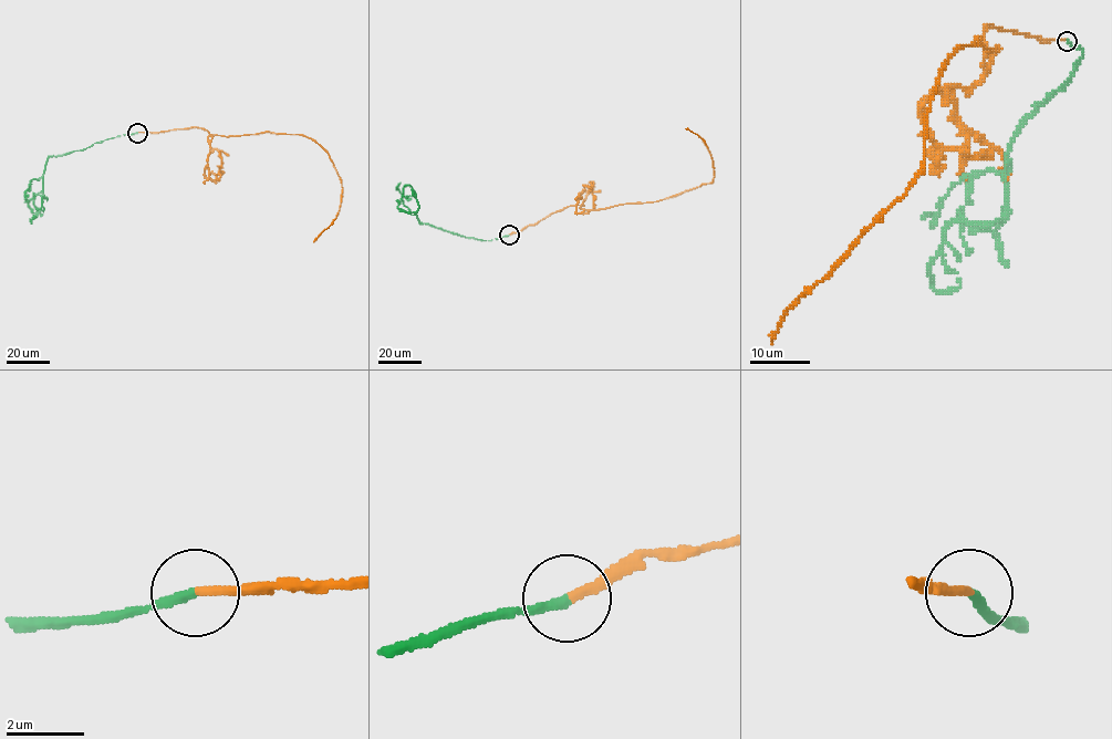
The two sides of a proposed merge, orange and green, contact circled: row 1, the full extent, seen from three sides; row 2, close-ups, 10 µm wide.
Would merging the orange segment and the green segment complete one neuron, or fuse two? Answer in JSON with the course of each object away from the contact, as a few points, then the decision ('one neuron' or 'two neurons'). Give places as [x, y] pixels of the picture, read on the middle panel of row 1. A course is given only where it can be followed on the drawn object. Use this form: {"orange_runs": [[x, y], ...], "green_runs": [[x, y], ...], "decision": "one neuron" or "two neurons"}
{"orange_runs": [[509, 235], [569, 206], [603, 209], [658, 201], [710, 183], [713, 162], [708, 148], [695, 133], [685, 128]], "green_runs": [[509, 235], [481, 240], [419, 222], [414, 212], [418, 201], [409, 185], [405, 185], [402, 196]], "decision": "one neuron"}

